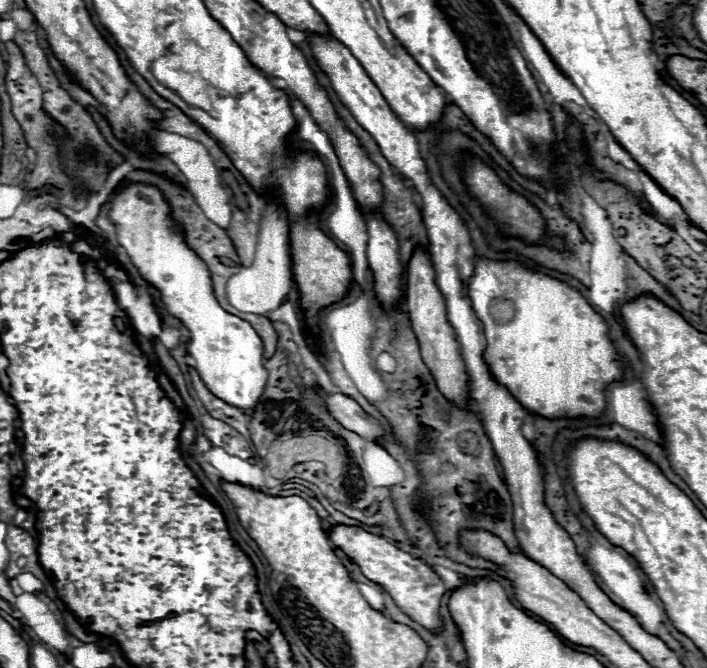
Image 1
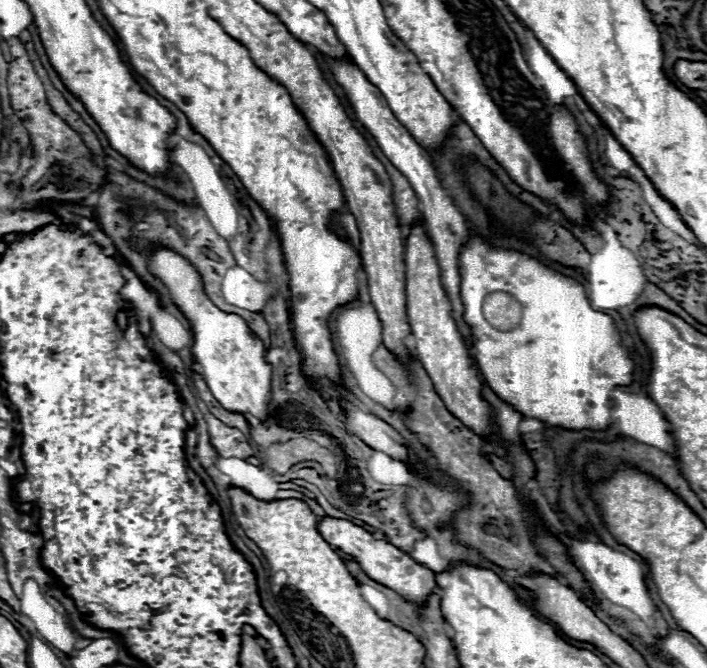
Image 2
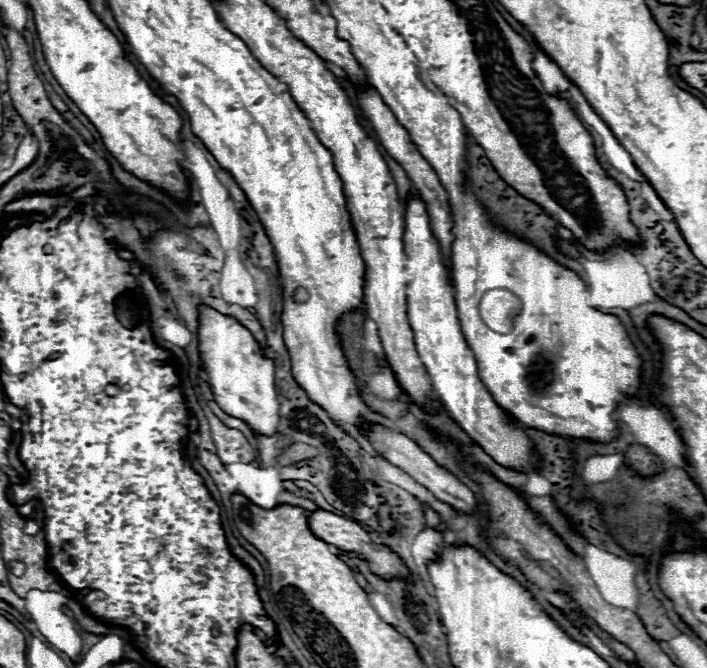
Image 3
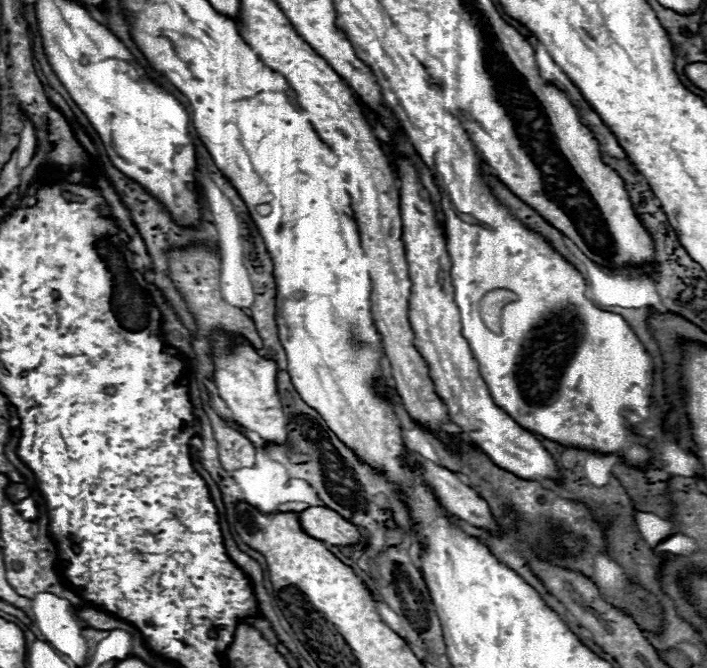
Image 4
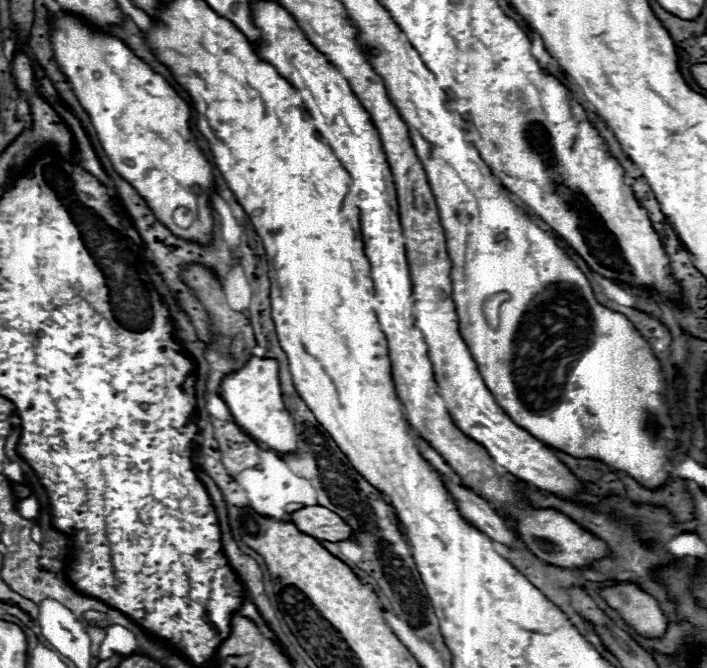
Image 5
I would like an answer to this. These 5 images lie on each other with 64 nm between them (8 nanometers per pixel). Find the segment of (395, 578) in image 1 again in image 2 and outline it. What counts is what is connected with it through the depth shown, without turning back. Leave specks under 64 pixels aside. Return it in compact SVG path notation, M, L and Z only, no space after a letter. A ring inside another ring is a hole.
M324 516L324 518L318 518L318 532L320 536L340 548L342 552L346 554L352 554L356 556L356 562L362 566L362 570L376 582L396 590L398 594L402 596L408 596L410 600L414 600L418 606L426 600L426 596L432 592L432 588L436 588L436 582L434 582L434 572L430 568L424 568L420 564L416 564L410 556L406 556L404 552L396 550L396 546L384 542L384 540L374 540L374 536L370 532L366 532L364 528L348 522L348 520L340 520L340 518L332 518L332 516Z

